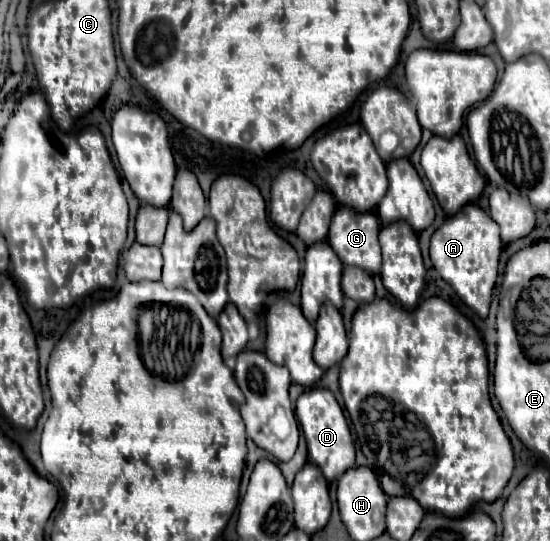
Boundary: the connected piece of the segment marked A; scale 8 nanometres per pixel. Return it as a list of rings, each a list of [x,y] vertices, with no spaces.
[[[467,204],[467,208],[461,208],[455,216],[447,218],[441,228],[431,238],[429,256],[433,262],[433,268],[439,272],[439,276],[453,286],[457,296],[479,316],[487,318],[493,288],[497,282],[497,270],[499,270],[499,258],[501,258],[501,244],[499,226],[491,216],[481,210],[475,204]]]

